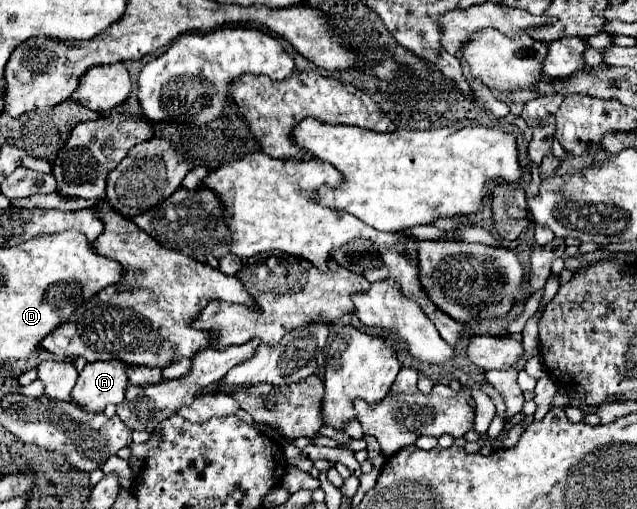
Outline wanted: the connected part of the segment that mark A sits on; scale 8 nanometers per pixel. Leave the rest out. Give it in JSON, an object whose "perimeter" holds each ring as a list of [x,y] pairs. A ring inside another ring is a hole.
{"perimeter":[[[119,360],[87,364],[77,378],[73,400],[93,412],[103,412],[107,404],[123,402],[129,386],[127,368],[129,364]]]}

